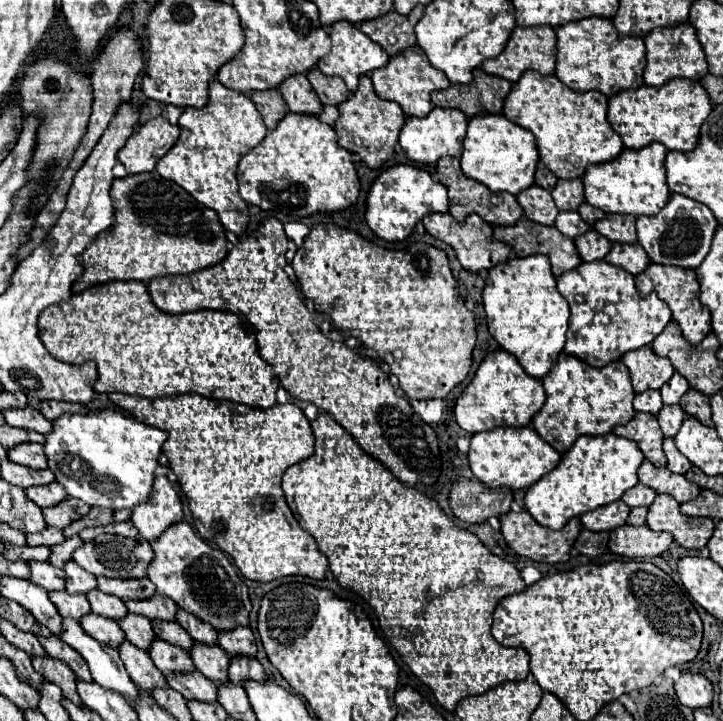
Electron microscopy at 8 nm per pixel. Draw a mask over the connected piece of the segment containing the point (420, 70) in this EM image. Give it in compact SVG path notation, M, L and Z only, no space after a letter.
M411 46L405 52L391 56L387 66L371 72L371 80L373 80L377 96L397 102L407 116L427 116L433 108L431 106L431 92L447 88L451 84L441 70L437 70L429 64L425 52L419 46Z

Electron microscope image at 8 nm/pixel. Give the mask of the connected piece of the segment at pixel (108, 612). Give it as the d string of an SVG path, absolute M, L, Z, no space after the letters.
M101 590L89 592L87 600L91 604L93 614L97 614L97 616L103 616L103 618L109 618L109 620L121 620L129 614L123 600L117 600L115 596L109 596L109 594L103 594Z

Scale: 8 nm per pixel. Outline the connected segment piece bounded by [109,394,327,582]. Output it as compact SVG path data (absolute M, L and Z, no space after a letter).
M109 394L109 400L129 412L135 420L169 434L163 454L169 458L169 466L177 474L183 494L189 498L189 508L199 536L203 540L211 540L219 550L231 556L245 578L271 582L275 578L293 574L311 578L325 576L327 556L321 554L313 536L309 536L309 532L299 526L281 490L283 472L295 462L311 456L315 444L311 424L297 404L287 402L275 404L271 408L251 408L245 404L205 398L199 394L181 394L169 398Z

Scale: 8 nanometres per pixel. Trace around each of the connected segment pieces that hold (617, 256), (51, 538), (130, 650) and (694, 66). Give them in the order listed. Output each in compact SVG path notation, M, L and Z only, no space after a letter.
M613 244L611 246L611 252L605 256L605 260L609 264L615 264L615 266L621 266L625 268L627 272L631 272L633 276L643 272L645 266L649 264L649 256L647 252L641 248L641 244Z
M45 528L45 532L39 532L39 534L29 534L27 536L27 544L29 546L55 546L55 544L61 544L65 542L65 536L61 530L57 528Z
M125 642L119 648L121 660L129 672L129 676L133 676L133 682L145 690L145 692L153 692L153 688L165 688L167 680L165 676L161 676L161 672L157 672L157 668L153 668L153 660L147 652L141 652L137 646Z
M689 22L655 28L649 32L649 36L645 36L645 44L647 44L647 64L645 64L643 80L649 86L661 86L671 78L699 80L701 76L707 74L707 60L703 46L699 44L695 28Z

